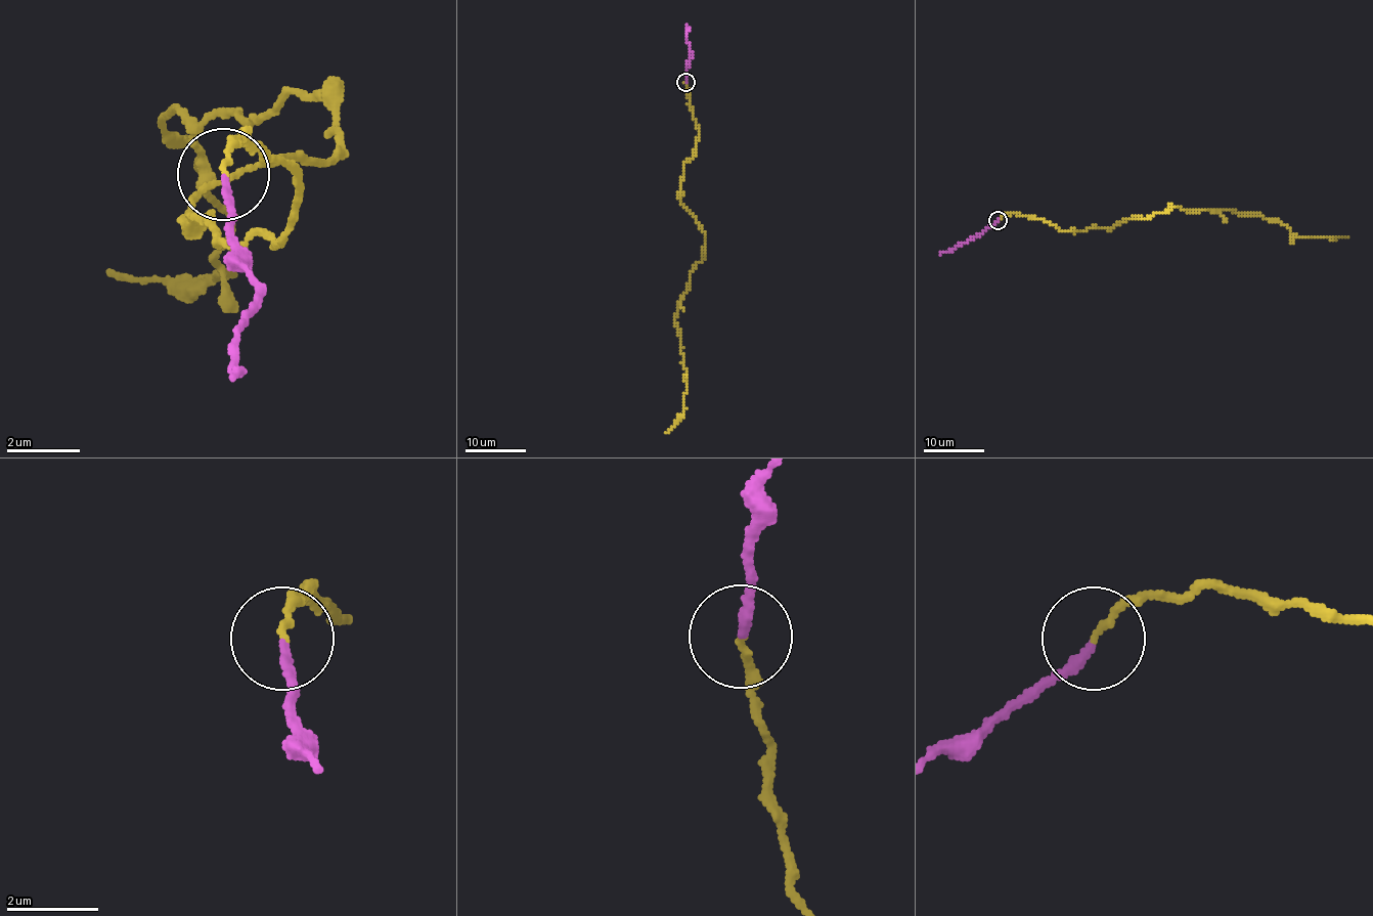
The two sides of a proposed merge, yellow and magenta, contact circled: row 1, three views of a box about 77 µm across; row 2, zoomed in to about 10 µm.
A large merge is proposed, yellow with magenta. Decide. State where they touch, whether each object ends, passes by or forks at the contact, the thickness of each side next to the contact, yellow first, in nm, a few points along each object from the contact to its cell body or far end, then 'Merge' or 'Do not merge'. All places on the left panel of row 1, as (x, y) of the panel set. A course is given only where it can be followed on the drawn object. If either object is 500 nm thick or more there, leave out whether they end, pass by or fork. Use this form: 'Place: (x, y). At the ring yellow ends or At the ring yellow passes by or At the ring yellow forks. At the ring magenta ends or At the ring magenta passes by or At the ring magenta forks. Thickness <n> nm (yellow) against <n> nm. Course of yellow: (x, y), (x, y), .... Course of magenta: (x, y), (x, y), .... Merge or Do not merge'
Place: (223, 174). At the ring yellow ends. At the ring magenta ends. Thickness 150 nm (yellow) against 200 nm. Course of yellow: (225, 171), (299, 180), (271, 245), (197, 199), (336, 106), (179, 106), (234, 272), (105, 272). Course of magenta: (225, 171), (225, 235), (253, 281), (234, 383). Merge

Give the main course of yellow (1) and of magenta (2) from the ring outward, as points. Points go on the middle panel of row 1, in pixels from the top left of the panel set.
1: (685, 82), (698, 139), (679, 195), (704, 233), (704, 255), (678, 305), (688, 386), (682, 415), (666, 433)
2: (685, 82), (691, 57), (688, 24)

